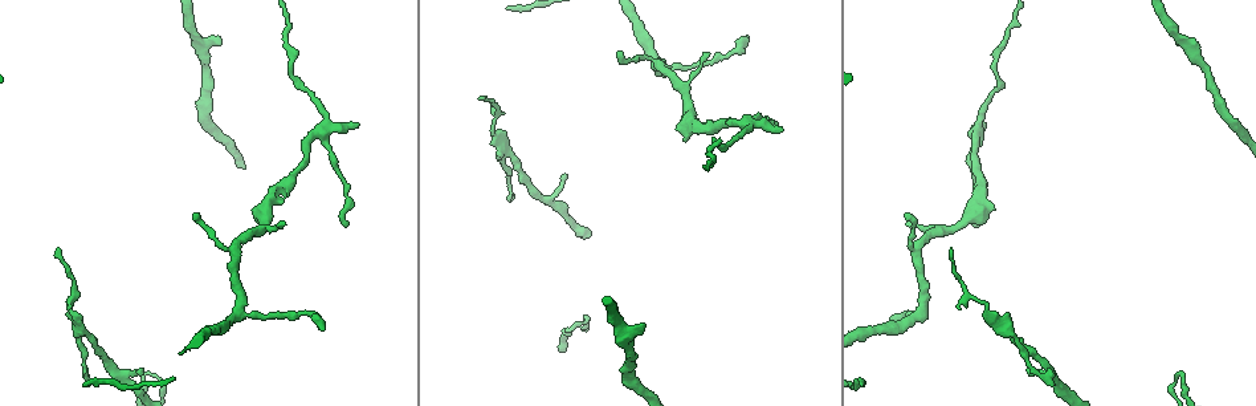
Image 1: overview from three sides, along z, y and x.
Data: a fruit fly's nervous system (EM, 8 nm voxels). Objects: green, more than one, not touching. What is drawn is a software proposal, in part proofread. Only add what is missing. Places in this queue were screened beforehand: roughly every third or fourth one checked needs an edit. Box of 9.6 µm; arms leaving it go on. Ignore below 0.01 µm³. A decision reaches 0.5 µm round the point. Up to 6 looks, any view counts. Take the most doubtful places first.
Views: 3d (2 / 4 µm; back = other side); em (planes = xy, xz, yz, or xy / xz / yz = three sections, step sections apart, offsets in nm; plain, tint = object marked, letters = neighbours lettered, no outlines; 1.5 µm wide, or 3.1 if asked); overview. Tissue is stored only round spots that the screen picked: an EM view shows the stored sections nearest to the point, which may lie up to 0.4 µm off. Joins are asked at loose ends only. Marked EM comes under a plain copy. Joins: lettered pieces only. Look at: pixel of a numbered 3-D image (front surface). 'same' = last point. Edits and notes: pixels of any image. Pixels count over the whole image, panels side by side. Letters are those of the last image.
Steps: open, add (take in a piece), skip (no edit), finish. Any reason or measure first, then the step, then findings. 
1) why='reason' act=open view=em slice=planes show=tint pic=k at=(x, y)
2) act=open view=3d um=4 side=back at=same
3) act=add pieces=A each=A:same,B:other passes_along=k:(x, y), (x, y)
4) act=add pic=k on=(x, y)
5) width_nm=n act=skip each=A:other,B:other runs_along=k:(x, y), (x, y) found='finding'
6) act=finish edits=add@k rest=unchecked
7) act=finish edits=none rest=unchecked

why='free end' act=open view=3d um=2 pic=1 at=(356, 125)

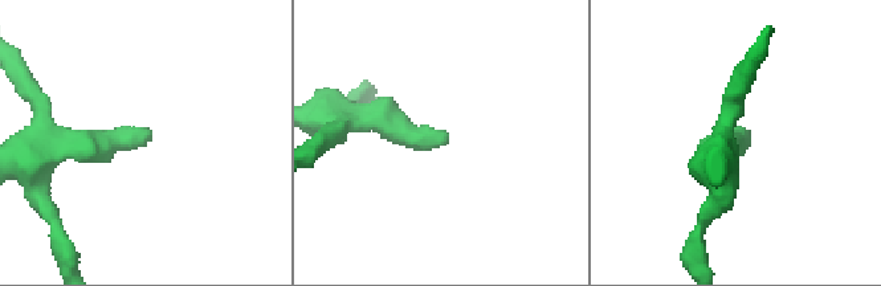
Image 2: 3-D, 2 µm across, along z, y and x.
act=open view=em slice=xz step=8 show=tint pic=2 at=(749, 132)

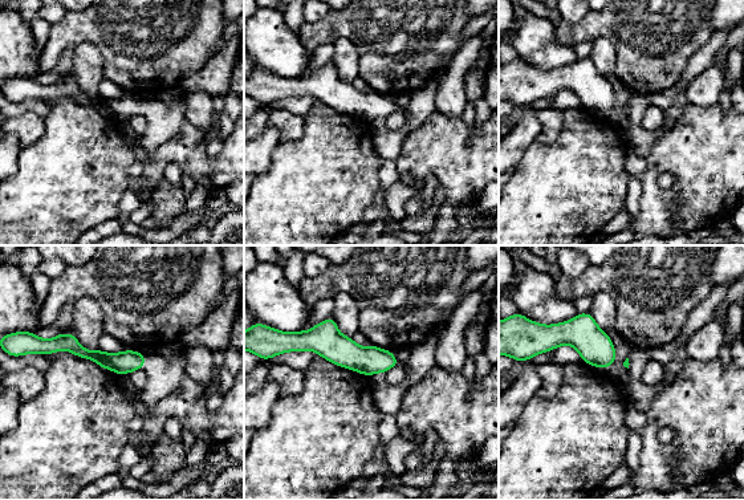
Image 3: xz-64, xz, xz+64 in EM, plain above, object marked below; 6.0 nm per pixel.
why='cut it another way' act=open view=em slice=planes show=letters at=same

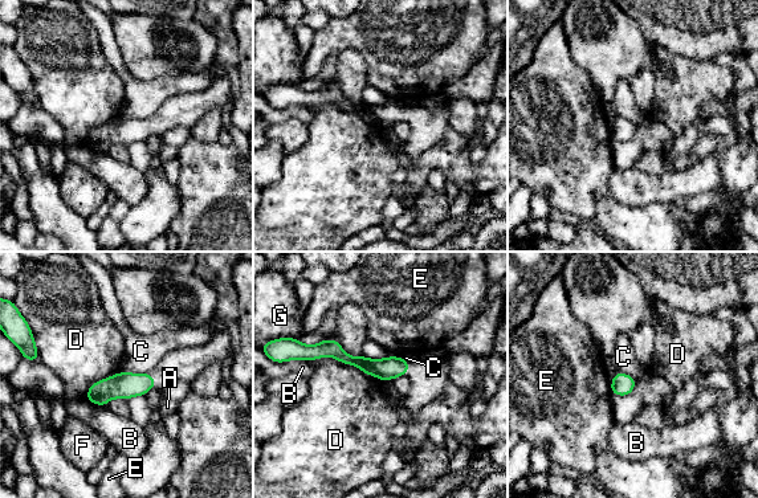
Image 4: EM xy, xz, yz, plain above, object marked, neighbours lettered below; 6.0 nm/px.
width_nm=140 act=skip each=A:other,B:other,C:other,D:other,E:other,F:other,G:other runs_along=4:(306, 351), (406, 364) found='no lettered piece goes on from it'

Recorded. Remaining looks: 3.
why='free end' act=open view=em slice=xy step=8 show=letters pic=1 at=(642, 326)

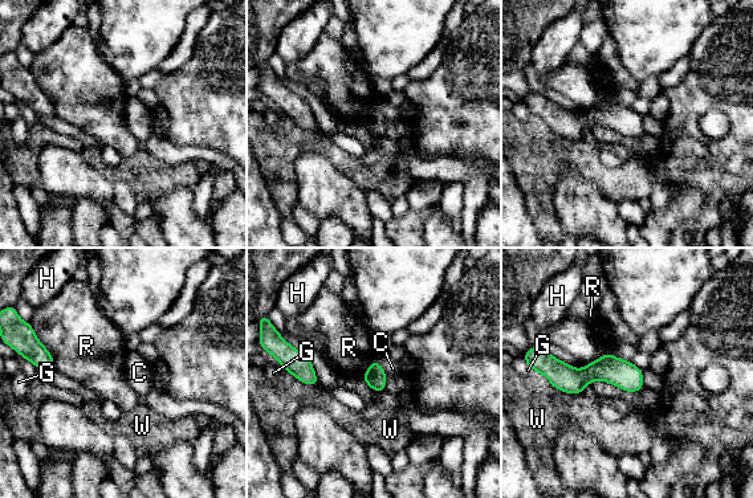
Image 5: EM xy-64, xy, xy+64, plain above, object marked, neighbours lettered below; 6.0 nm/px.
width_nm=130 act=skip each=C:other,G:other,H:other,R:other,W:other border=5:(37, 338), (51, 354), (56, 370) found='none of them fits'

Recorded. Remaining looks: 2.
act=finish edits=none rest=unchecked

